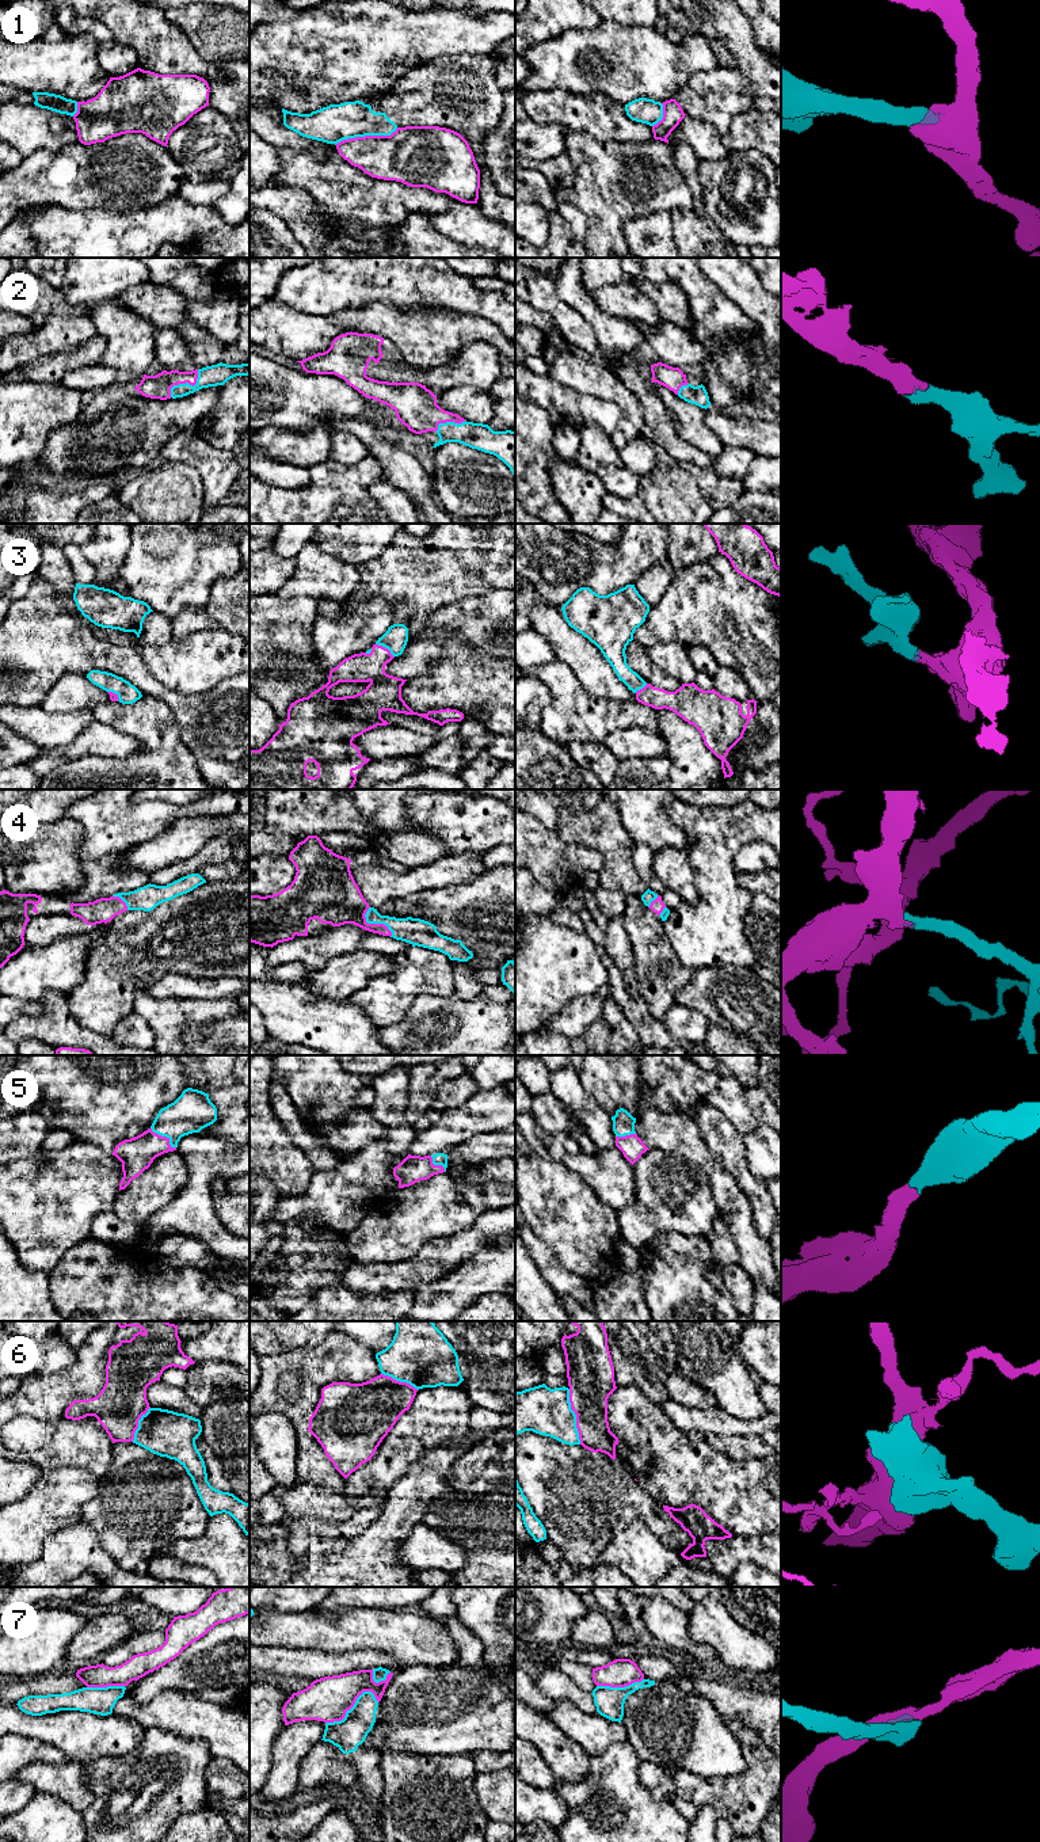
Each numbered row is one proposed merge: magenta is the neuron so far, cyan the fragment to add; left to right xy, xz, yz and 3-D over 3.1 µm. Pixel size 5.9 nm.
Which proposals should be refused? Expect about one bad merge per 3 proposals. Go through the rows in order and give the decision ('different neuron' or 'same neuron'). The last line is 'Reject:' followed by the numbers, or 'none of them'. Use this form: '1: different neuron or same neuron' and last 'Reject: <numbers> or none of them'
1: different neuron
2: same neuron
3: same neuron
4: same neuron
5: same neuron
6: different neuron
7: different neuron
Reject: 1, 6, 7

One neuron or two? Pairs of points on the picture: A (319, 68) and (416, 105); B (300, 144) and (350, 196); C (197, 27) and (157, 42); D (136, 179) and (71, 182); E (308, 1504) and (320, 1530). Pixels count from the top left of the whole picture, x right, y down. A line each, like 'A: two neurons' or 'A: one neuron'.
A: two neurons
B: two neurons
C: two neurons
D: one neuron
E: two neurons

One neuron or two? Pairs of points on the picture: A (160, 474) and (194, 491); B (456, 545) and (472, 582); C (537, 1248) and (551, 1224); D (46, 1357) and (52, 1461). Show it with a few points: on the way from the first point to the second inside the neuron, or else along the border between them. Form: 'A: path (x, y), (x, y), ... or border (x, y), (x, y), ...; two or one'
A: path (171, 472), (187, 472), (195, 480); one
B: path (452, 556), (452, 567), (461, 577); one
C: border (529, 1226), (560, 1264); two
D: border (75, 1355), (75, 1361), (69, 1366), (42, 1373); two

